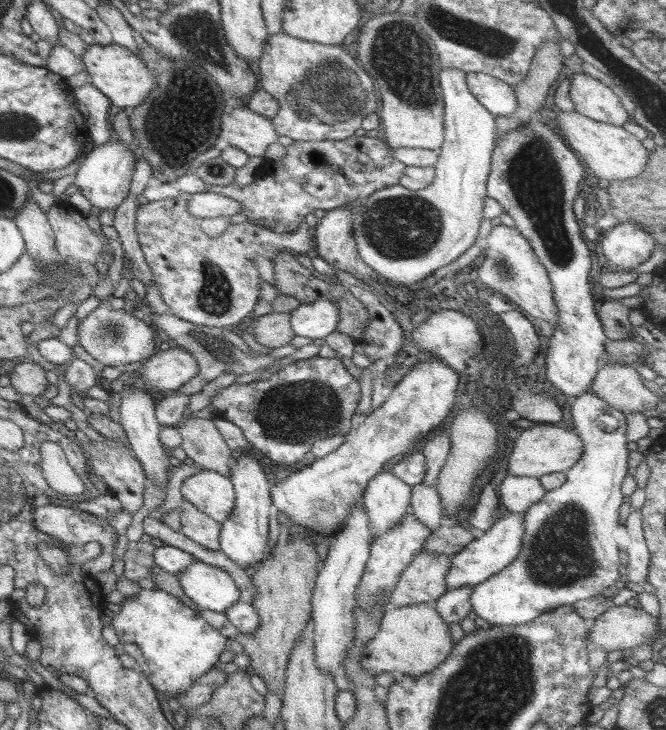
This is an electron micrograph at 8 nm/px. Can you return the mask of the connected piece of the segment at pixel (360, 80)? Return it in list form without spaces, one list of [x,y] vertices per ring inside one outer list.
[[[280,32],[280,34],[269,34],[259,60],[260,88],[274,96],[280,104],[277,116],[271,119],[275,132],[279,136],[286,136],[298,142],[344,140],[353,136],[361,128],[361,123],[368,114],[378,113],[380,92],[374,80],[364,68],[359,66],[358,61],[348,54],[343,45],[312,43]]]

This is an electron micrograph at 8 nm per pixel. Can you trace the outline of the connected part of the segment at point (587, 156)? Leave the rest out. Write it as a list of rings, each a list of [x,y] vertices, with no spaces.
[[[560,112],[556,116],[556,131],[576,156],[584,162],[592,174],[604,180],[626,180],[644,172],[650,152],[642,146],[641,140],[628,133],[623,127],[600,123],[576,112]]]

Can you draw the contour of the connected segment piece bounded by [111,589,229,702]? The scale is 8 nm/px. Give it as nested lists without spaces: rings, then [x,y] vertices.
[[[141,589],[138,596],[126,598],[111,624],[124,652],[137,662],[142,675],[166,699],[176,700],[176,693],[186,691],[196,679],[215,668],[220,653],[229,645],[226,636],[206,619],[163,590]]]

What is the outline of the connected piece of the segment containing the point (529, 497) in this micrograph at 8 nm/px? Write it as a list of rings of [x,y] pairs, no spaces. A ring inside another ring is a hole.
[[[508,475],[498,490],[502,506],[514,515],[524,514],[546,495],[539,478]]]

